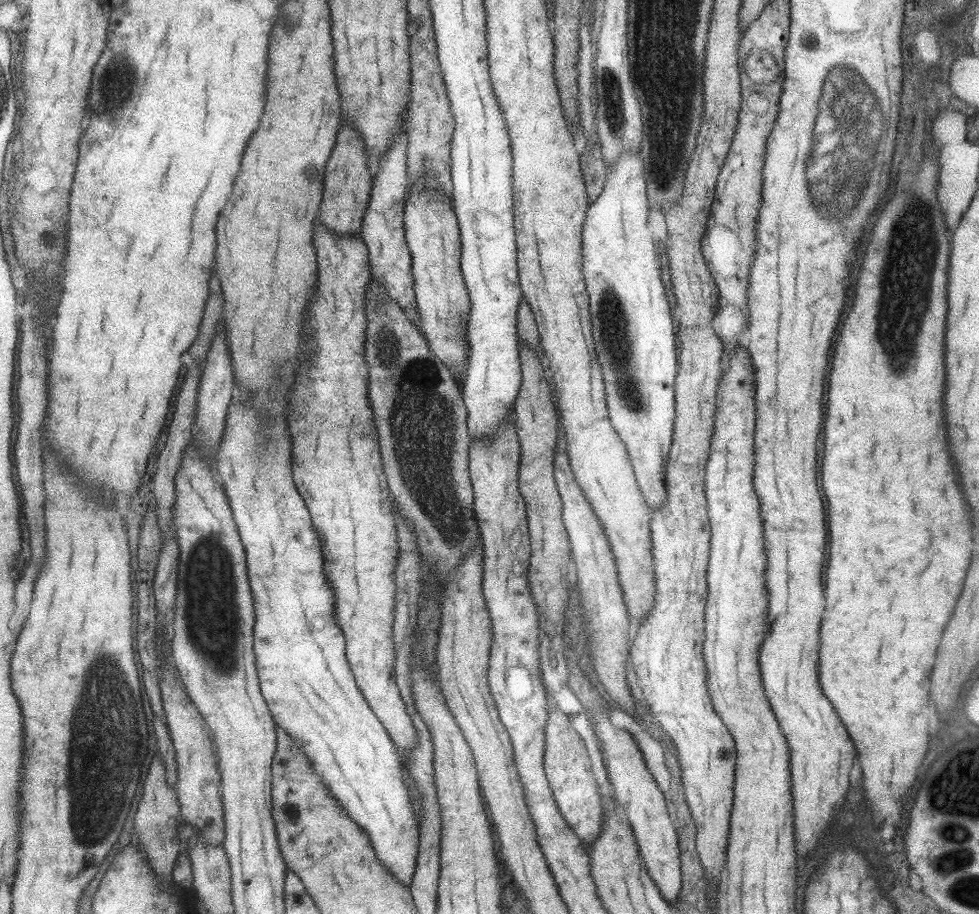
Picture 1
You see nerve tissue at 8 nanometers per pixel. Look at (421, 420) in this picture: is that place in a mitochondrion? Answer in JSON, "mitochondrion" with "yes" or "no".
{"mitochondrion":"yes"}

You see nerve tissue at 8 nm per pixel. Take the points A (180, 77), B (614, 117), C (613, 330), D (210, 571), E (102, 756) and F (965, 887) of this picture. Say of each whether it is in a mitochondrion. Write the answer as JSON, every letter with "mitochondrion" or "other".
{"A":"other","B":"mitochondrion","C":"mitochondrion","D":"mitochondrion","E":"mitochondrion","F":"mitochondrion"}

